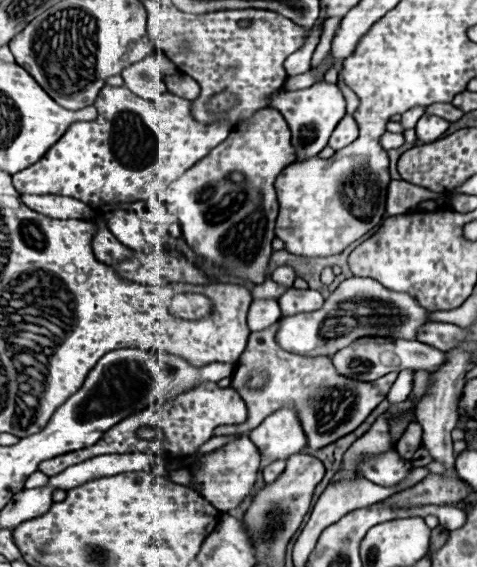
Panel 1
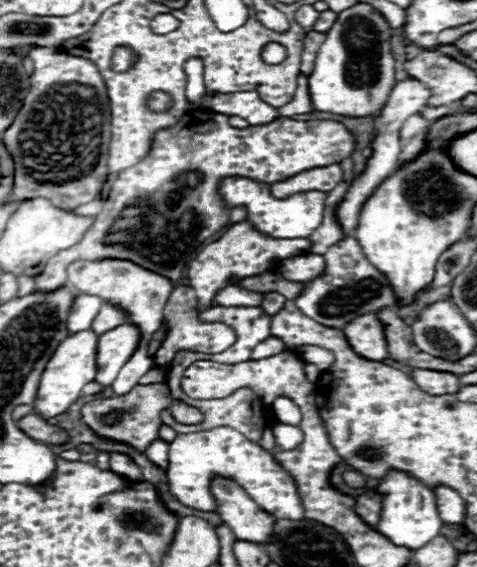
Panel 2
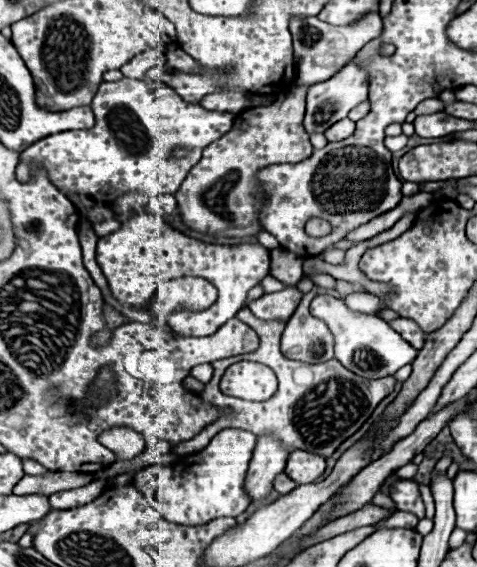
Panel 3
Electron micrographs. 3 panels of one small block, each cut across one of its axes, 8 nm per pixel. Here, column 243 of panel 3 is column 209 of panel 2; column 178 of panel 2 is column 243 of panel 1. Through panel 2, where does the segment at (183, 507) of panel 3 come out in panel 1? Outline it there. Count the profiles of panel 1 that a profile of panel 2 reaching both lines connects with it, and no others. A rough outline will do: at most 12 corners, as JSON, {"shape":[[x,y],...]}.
{"shape":[[238,436],[192,468],[216,510],[252,494],[260,454]]}

